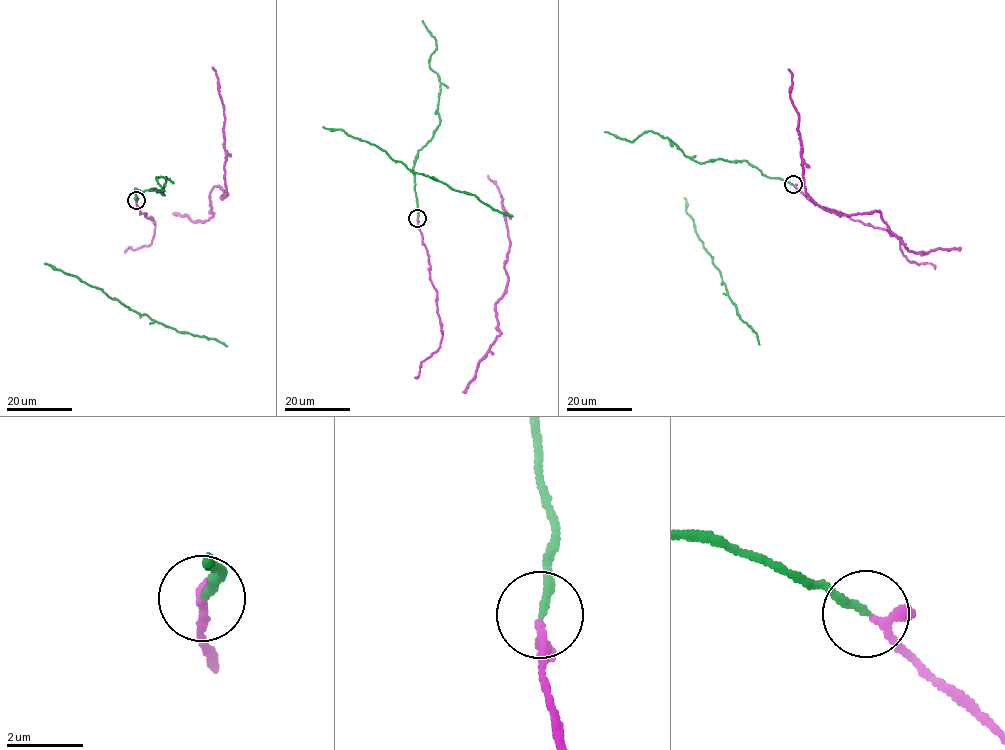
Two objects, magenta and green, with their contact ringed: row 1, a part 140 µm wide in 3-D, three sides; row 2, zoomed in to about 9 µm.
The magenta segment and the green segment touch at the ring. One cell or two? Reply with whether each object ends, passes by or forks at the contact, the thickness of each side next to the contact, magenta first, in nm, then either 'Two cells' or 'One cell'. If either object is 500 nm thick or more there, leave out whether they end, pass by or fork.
At the ring magenta ends. At the ring green ends. Thickness 280 nm (magenta) against 200 nm. Two cells

